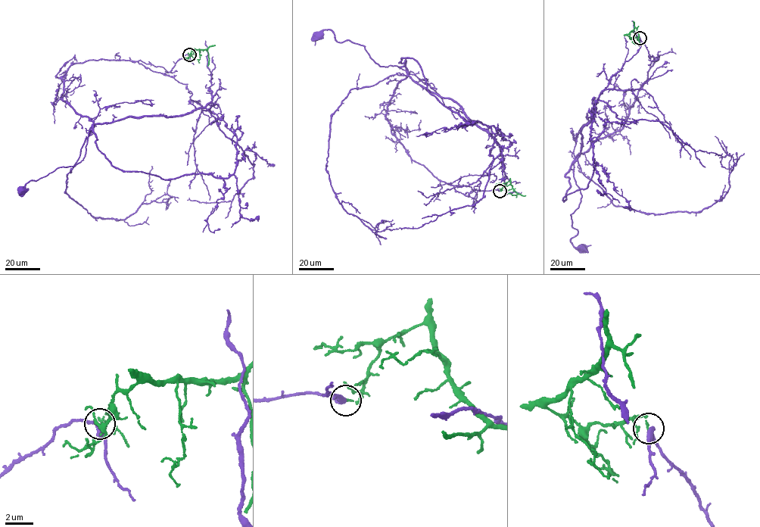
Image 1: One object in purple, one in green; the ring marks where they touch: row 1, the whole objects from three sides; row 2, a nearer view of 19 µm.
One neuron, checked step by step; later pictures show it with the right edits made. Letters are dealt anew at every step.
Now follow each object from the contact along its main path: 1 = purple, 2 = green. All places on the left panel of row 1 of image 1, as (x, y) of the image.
1: (189, 54), (169, 72), (139, 60), (73, 63), (60, 97), (92, 122), (85, 156), (22, 190)
2: (189, 54), (191, 51), (207, 49), (207, 66)

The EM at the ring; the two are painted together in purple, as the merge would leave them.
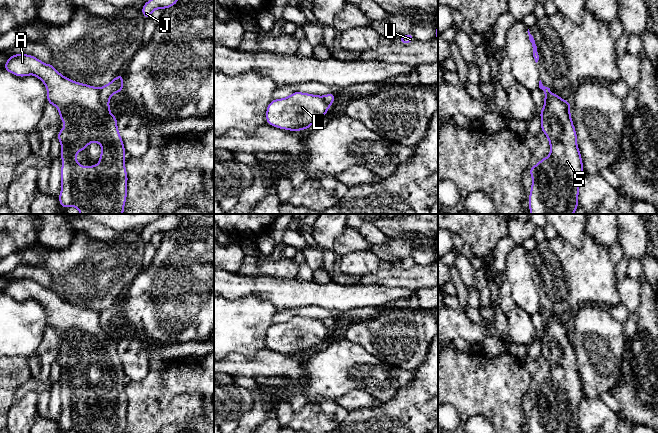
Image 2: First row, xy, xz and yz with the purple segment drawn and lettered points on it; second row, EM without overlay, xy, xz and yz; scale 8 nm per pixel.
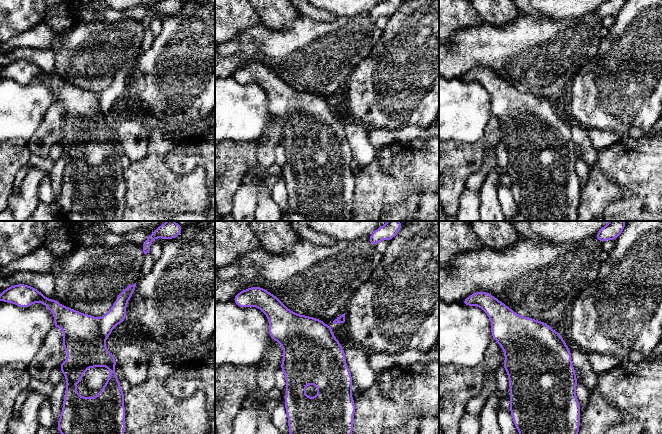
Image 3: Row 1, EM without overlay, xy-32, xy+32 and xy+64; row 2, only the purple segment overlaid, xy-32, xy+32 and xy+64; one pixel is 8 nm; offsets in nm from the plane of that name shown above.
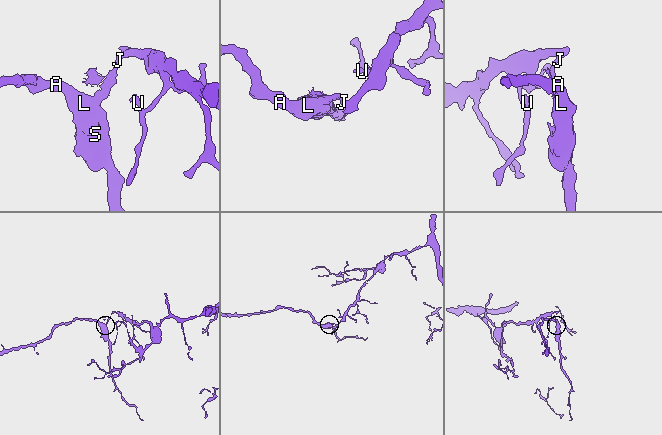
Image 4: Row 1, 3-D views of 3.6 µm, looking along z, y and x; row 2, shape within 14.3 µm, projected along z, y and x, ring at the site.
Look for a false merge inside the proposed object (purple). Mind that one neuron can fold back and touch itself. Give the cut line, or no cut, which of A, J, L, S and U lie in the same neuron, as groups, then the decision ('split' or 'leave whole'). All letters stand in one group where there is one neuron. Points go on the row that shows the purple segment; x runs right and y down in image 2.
xy (99, 89), (101, 101), (108, 106) | A L S / J U | split

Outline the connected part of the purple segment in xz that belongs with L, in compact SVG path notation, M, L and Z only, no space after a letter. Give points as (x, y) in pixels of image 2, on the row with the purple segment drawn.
M293 92L286 98L273 99L266 108L266 124L289 131L310 129L329 110L323 96Z

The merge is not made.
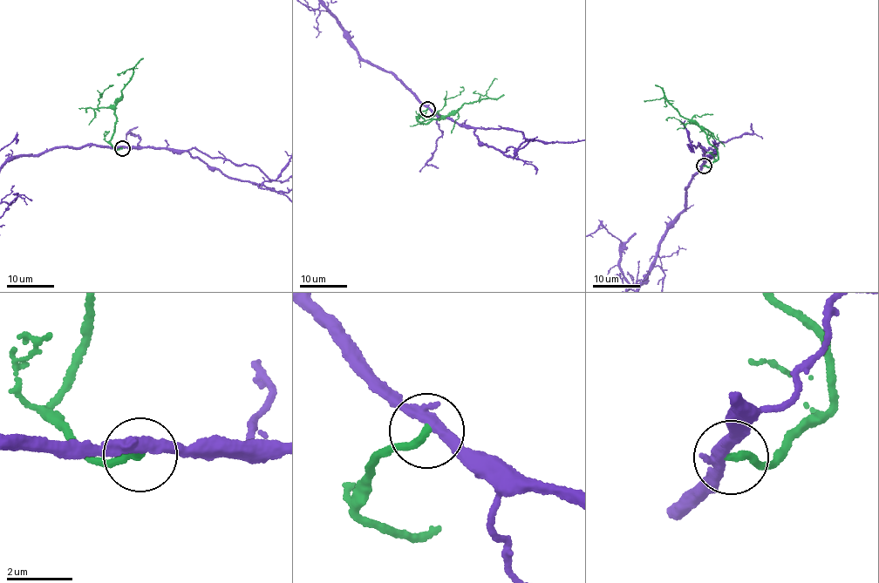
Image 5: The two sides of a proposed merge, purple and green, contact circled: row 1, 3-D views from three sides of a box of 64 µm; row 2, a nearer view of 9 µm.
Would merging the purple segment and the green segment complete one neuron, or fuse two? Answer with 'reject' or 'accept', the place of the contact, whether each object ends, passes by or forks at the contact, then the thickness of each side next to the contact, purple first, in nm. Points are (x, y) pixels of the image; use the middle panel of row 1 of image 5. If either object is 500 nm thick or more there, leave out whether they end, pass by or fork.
reject; at (427, 109); purple passes by; green ends there; 360 nm thick on the purple side, 240 nm on the other

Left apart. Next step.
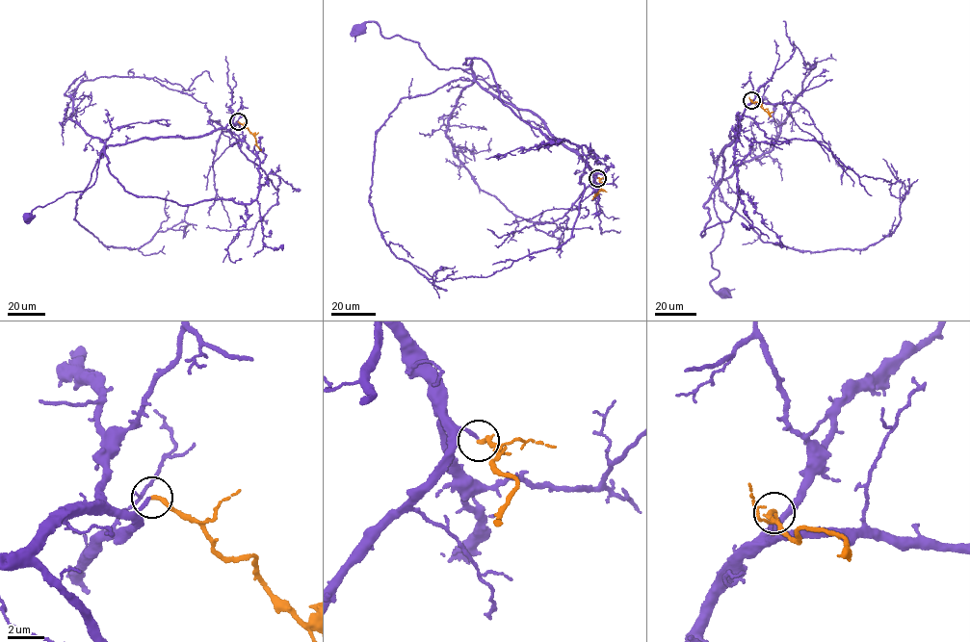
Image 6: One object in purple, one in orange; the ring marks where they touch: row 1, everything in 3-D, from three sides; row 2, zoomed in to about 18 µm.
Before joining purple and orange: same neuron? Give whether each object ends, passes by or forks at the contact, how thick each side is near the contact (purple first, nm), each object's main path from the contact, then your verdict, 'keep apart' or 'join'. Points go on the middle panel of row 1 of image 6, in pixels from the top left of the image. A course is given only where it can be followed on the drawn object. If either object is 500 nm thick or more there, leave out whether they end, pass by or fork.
purple ends there; orange ends there; 190 nm thick on the purple side, 240 nm on the other; purple runs (597, 177), (546, 124), (500, 101), (471, 73), (438, 68), (419, 43), (385, 38), (375, 22), (357, 30); orange runs (597, 178), (602, 183), (595, 196); join

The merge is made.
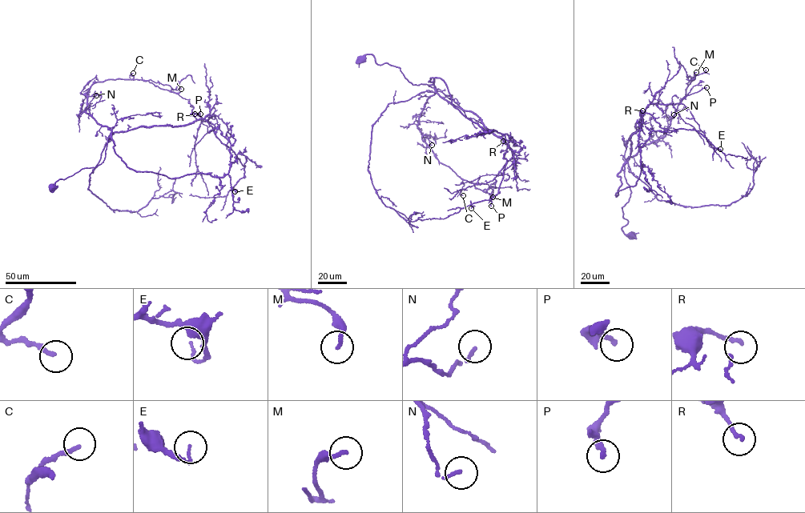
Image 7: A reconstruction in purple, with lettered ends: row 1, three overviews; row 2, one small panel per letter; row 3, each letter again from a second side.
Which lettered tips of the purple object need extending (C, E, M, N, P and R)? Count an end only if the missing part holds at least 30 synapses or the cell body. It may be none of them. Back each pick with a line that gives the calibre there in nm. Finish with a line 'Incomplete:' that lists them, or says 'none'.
Incomplete: none

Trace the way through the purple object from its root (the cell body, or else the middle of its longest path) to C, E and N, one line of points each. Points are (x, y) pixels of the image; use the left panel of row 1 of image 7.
C: (52, 187), (104, 158), (111, 131), (85, 111), (90, 86), (133, 80), (133, 73)
E: (52, 187), (102, 162), (110, 134), (201, 119), (244, 166), (235, 191)
N: (52, 187), (59, 179), (103, 162), (111, 131), (84, 110), (87, 97), (96, 95)

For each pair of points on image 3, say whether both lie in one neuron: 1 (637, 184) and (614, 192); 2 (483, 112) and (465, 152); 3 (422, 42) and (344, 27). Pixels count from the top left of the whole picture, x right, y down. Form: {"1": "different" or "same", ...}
{"1": "different", "2": "different", "3": "different"}

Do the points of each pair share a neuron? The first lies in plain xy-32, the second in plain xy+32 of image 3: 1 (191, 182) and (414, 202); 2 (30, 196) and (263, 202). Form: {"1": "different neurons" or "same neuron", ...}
{"1": "different neurons", "2": "different neurons"}

